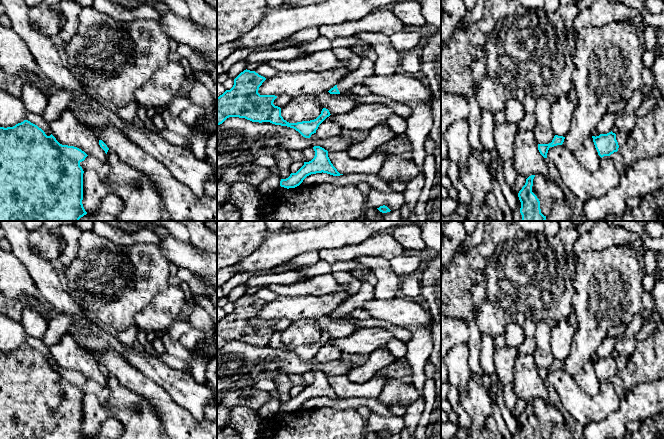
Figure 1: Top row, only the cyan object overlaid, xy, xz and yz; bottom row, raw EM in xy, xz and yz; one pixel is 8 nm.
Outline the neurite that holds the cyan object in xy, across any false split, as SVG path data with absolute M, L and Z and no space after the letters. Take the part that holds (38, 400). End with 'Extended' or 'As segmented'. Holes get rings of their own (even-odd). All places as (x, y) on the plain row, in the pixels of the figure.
M28 344L16 348L13 351L0 351L0 439L86 439L83 424L83 393L80 387L88 379L81 373L60 368L51 358L47 360L37 349Z. As segmented

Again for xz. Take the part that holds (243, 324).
M244 294L235 303L230 314L217 321L217 350L229 341L245 342L252 346L270 346L287 350L310 362L319 349L331 338L323 332L314 344L289 347L281 340L281 332L273 328L275 319L260 319L259 311L266 304L255 295Z. As segmented

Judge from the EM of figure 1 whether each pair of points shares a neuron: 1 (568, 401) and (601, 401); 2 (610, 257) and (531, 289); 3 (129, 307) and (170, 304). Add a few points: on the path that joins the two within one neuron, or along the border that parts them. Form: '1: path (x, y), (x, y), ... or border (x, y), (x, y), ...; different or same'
1: path (576, 401), (593, 401); same
2: border (573, 281), (574, 297), (572, 305); different
3: border (163, 291), (156, 294), (134, 317); different

